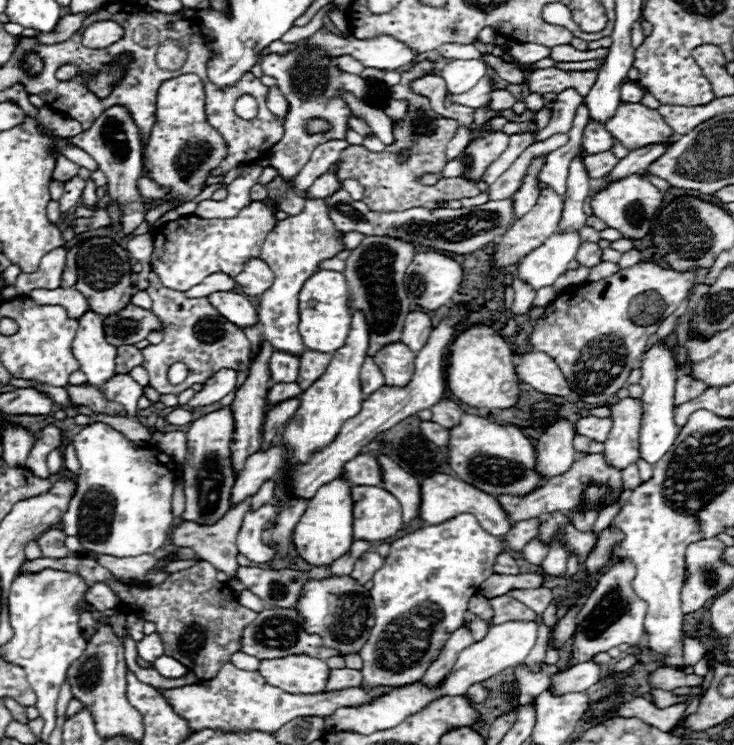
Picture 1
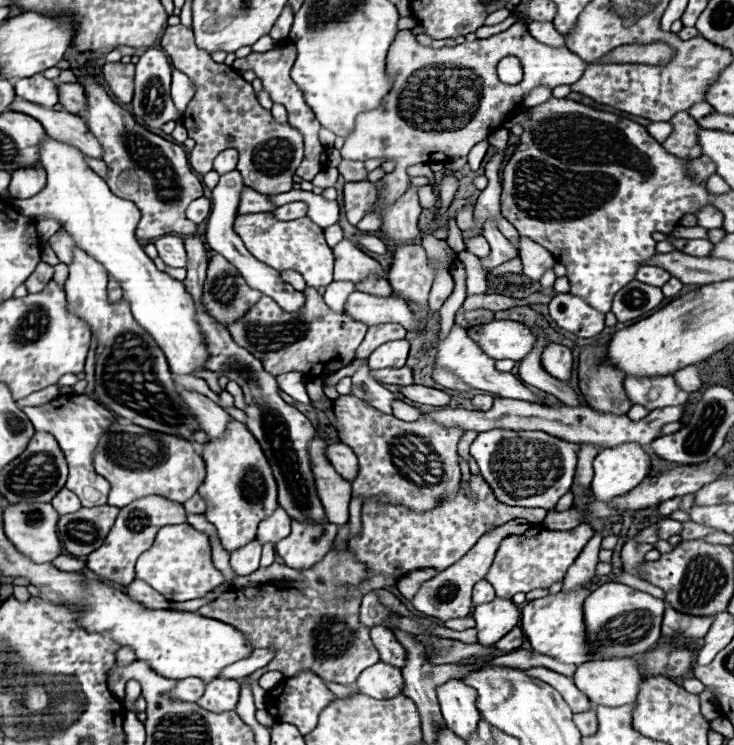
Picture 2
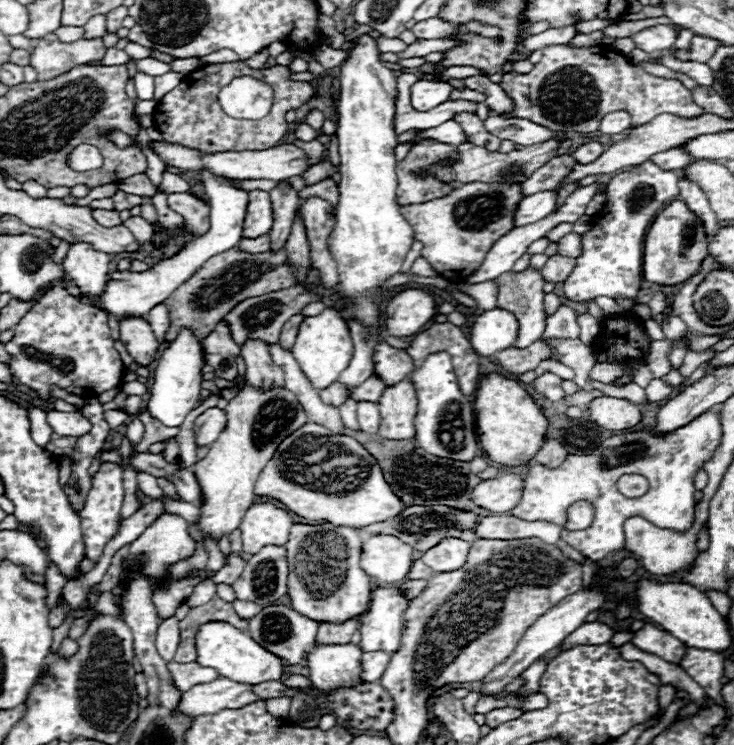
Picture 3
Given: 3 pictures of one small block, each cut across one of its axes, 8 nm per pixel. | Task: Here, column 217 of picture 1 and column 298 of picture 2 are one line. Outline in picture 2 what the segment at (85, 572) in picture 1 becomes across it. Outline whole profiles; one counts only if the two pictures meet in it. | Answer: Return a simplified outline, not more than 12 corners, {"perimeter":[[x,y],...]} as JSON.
{"perimeter":[[330,550],[198,610],[276,650],[266,670],[348,686],[380,662],[360,624],[364,564]]}

